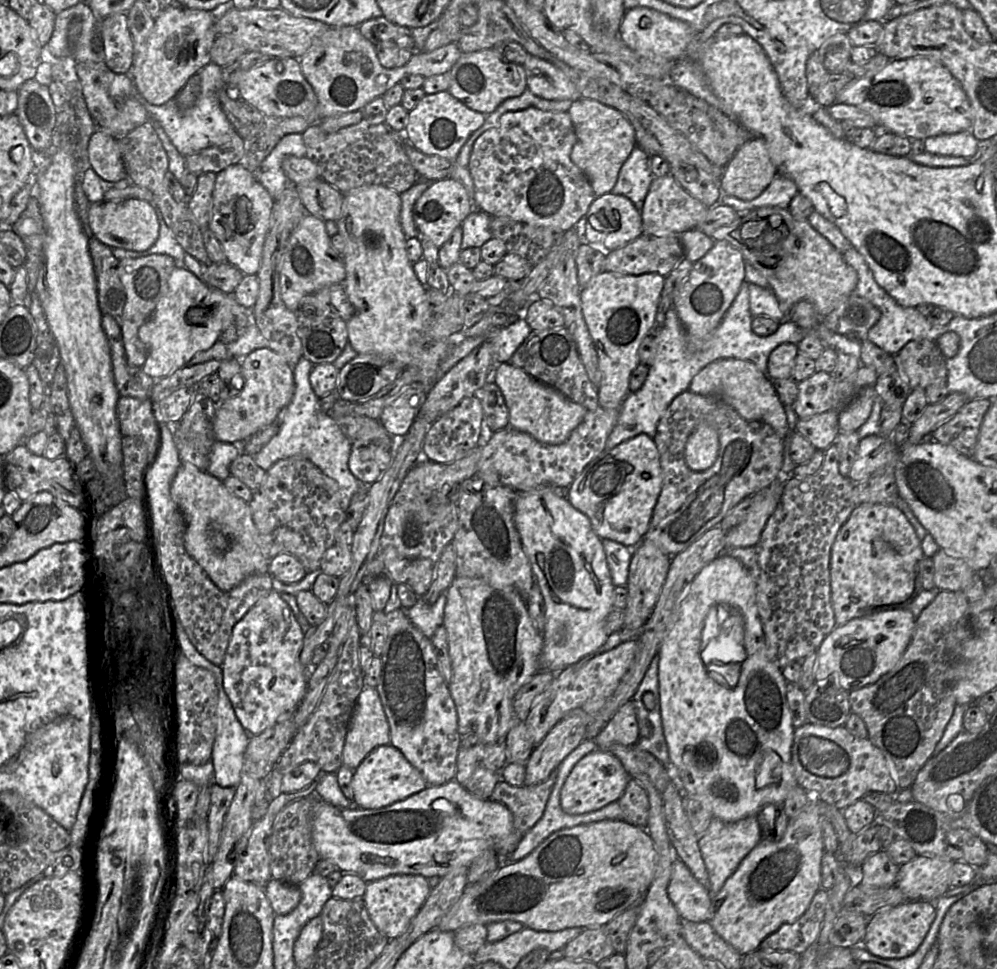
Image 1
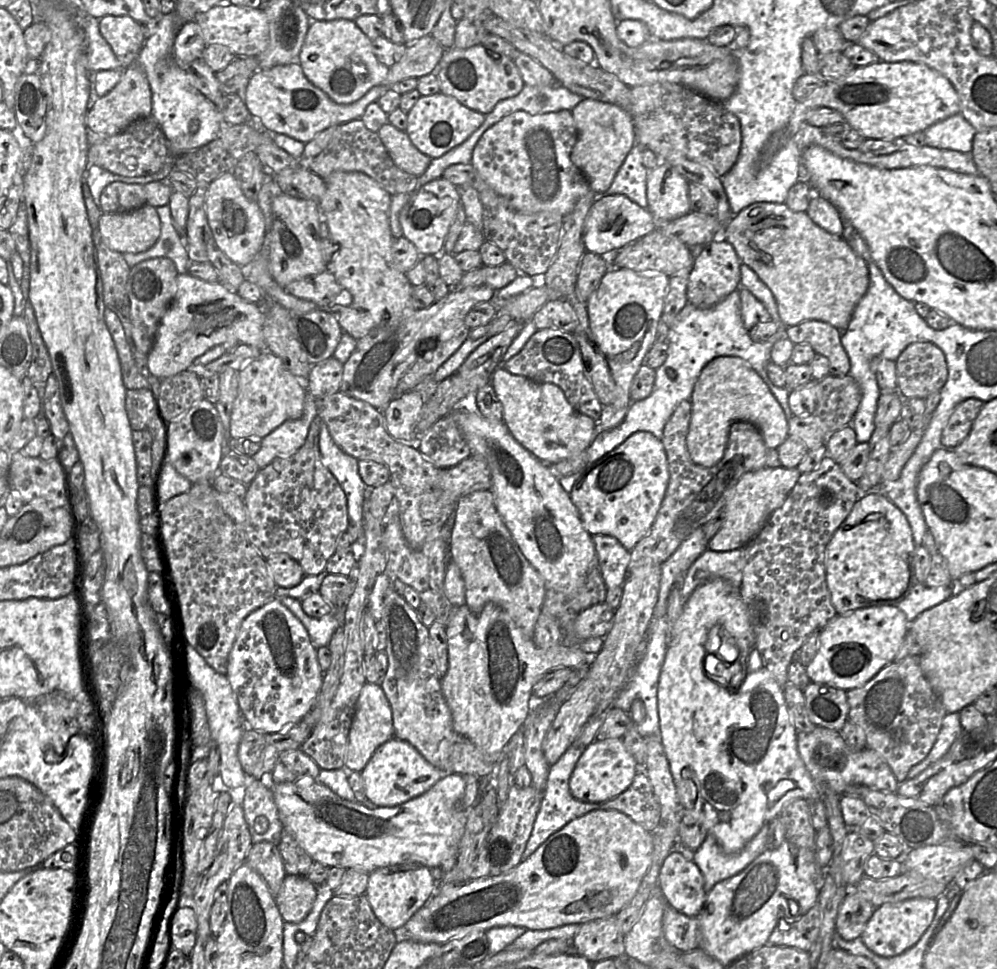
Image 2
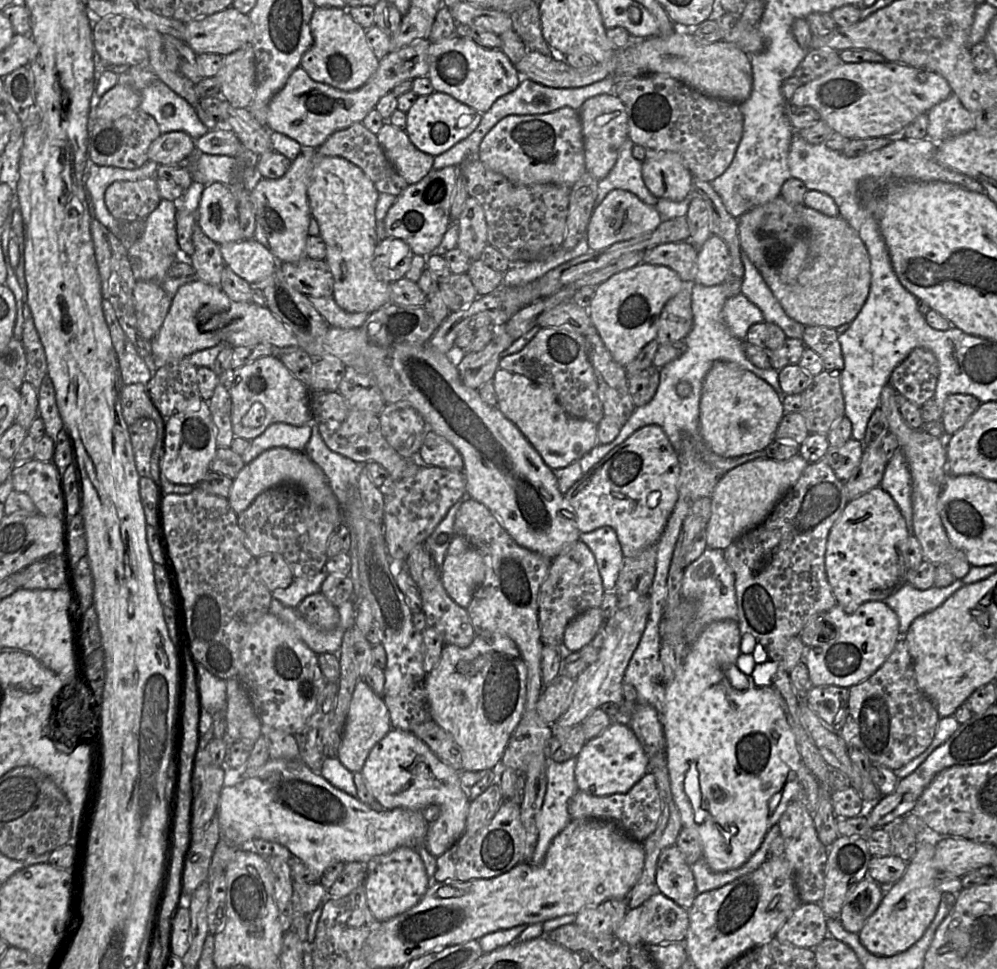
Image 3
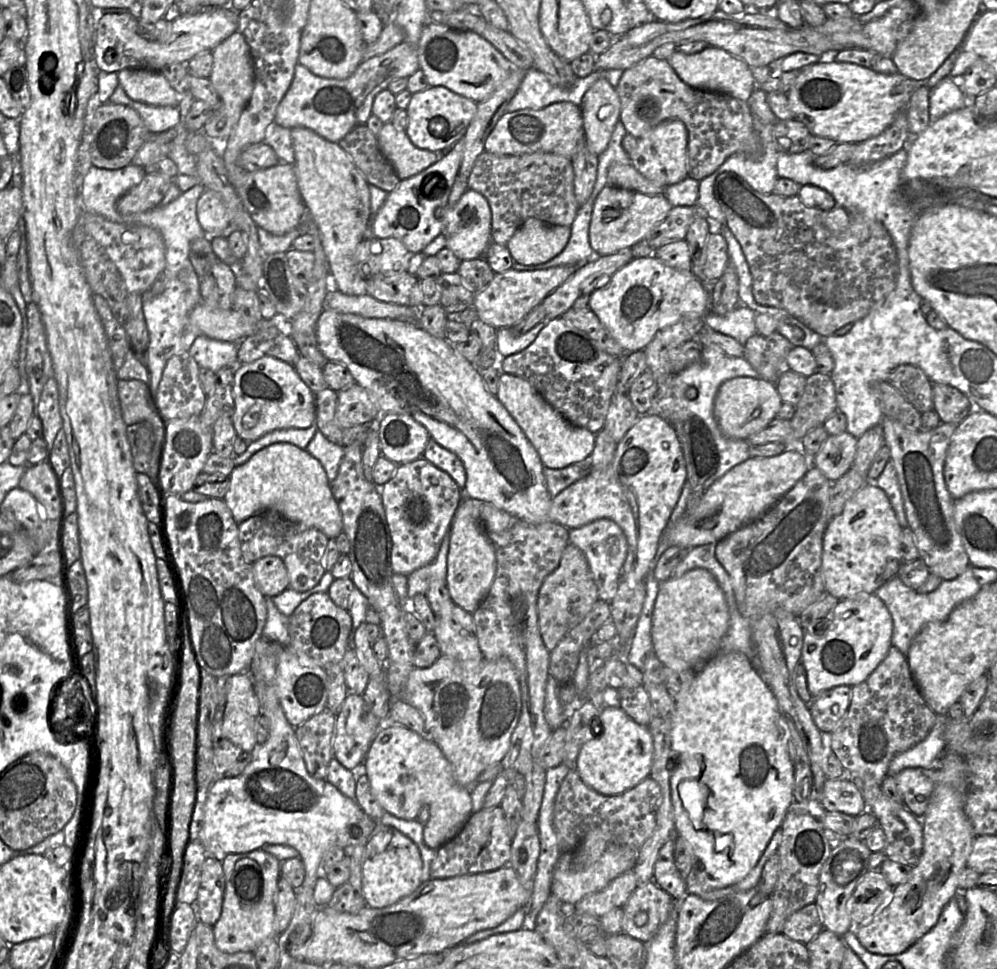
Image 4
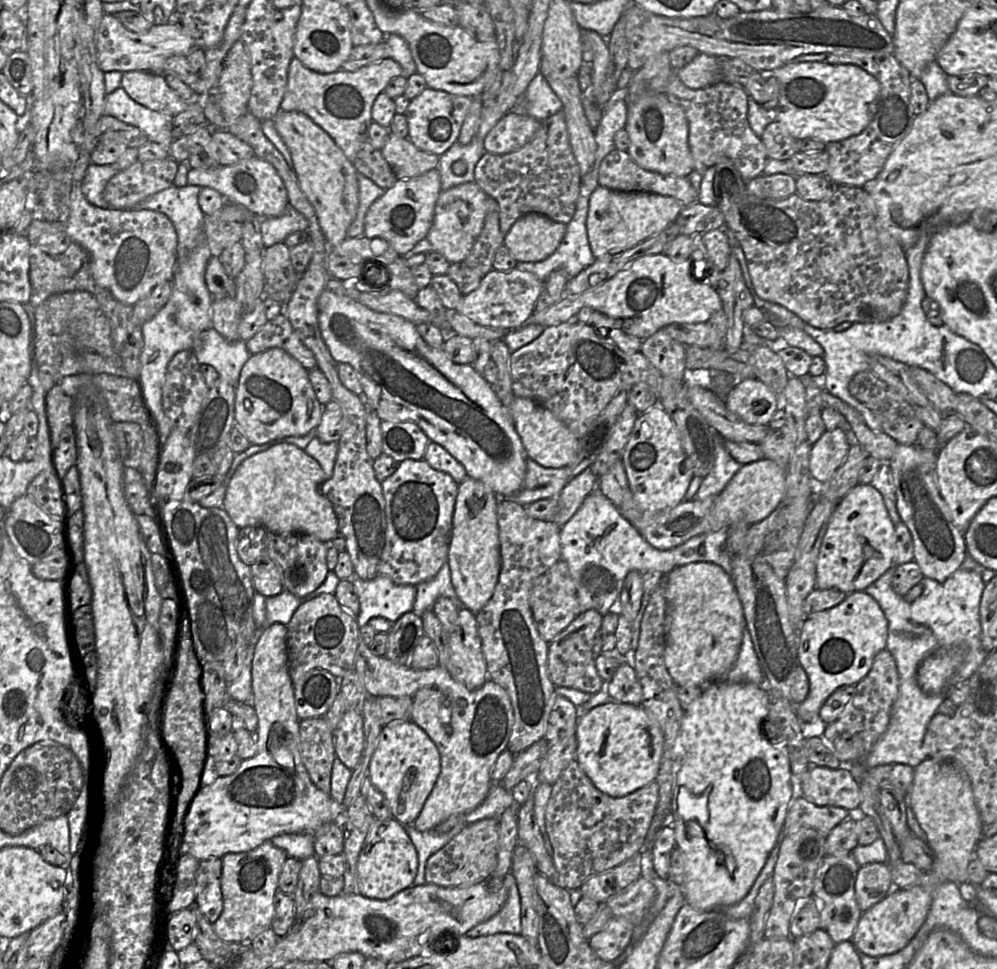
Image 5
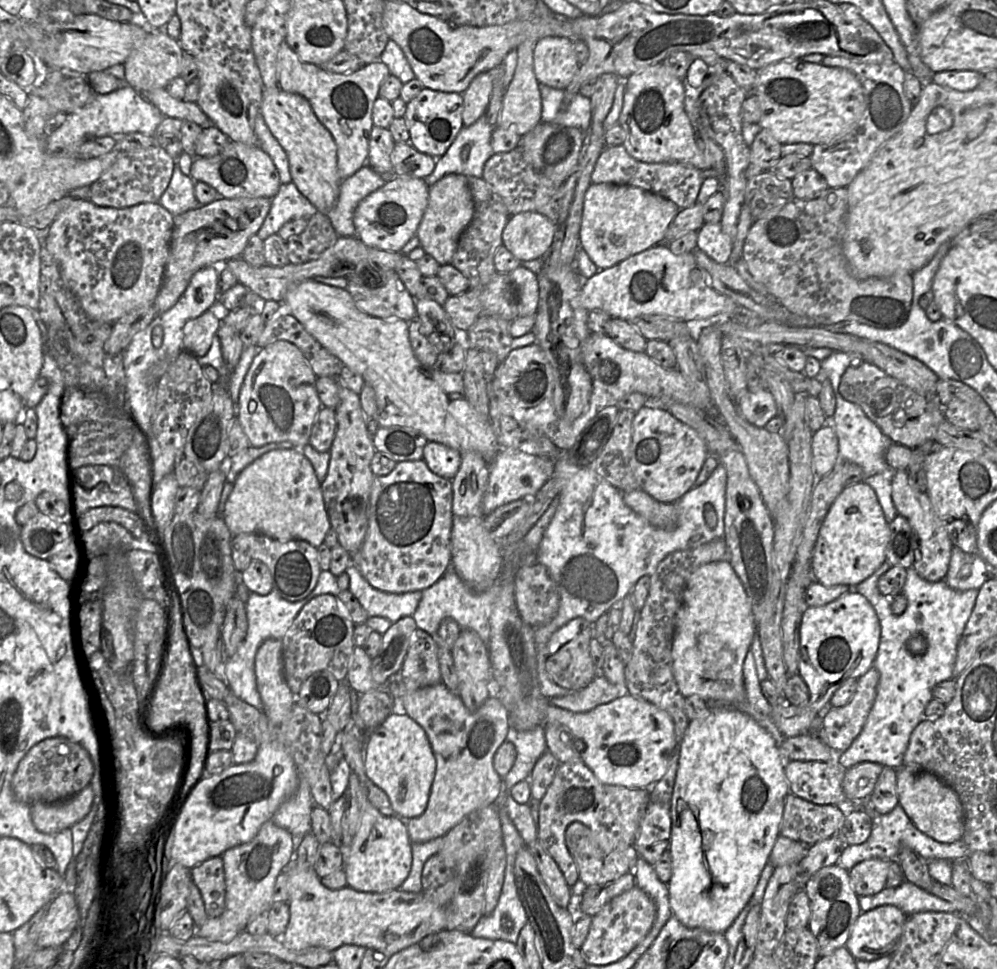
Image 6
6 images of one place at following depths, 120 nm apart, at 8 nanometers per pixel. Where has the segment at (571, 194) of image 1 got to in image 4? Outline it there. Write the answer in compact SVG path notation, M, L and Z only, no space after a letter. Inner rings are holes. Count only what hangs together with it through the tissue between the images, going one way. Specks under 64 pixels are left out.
M558 102L541 110L524 109L505 113L487 137L484 150L497 155L549 152L572 159L584 142L581 108L572 102Z

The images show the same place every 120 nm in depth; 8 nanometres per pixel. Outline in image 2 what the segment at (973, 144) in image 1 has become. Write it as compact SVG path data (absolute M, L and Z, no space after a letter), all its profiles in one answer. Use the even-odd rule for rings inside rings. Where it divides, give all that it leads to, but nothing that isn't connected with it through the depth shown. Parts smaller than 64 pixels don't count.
M958 113L925 130L925 145L970 154L977 130Z

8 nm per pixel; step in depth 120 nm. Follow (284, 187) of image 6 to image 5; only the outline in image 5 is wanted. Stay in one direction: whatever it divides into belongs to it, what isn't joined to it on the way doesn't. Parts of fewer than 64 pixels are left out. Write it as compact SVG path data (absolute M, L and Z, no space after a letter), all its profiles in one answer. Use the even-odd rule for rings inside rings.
M288 203L282 214L268 217L261 222L261 236L266 248L280 242L295 231L307 231L308 221Z

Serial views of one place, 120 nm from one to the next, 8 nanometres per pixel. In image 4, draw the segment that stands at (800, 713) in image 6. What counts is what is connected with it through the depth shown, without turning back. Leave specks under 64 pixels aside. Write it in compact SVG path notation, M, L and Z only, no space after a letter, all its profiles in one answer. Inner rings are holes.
M859 594L839 600L838 604L823 617L828 621L828 628L820 636L804 632L801 661L807 673L808 690L814 697L836 686L855 686L865 681L886 657L891 645L893 620L890 612L875 594Z

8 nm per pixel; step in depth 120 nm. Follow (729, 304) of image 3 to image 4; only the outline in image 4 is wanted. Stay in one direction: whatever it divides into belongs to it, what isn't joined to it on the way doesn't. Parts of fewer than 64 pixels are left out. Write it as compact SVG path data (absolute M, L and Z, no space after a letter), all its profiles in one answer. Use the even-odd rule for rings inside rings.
M740 303L729 313L719 315L709 310L704 317L705 326L729 335L745 346L747 340L758 333L755 324L756 312Z

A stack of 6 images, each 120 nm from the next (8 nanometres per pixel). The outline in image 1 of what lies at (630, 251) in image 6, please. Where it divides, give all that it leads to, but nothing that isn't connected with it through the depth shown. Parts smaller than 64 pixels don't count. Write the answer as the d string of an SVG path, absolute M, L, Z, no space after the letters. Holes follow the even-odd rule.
M610 192L596 197L583 217L583 241L604 251L618 249L642 234L641 211L623 195Z

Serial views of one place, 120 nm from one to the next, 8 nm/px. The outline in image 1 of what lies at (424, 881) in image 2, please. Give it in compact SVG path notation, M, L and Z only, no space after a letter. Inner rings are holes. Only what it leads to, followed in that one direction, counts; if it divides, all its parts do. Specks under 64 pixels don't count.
M397 874L368 882L362 900L377 929L389 940L401 936L426 901L431 888L421 875Z

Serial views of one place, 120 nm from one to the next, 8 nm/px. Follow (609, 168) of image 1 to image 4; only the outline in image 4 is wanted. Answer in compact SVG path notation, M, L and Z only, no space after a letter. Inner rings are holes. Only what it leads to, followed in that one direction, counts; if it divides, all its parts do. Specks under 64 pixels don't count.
M599 78L585 93L581 111L586 144L599 156L608 147L616 124L620 121L620 98L606 78Z

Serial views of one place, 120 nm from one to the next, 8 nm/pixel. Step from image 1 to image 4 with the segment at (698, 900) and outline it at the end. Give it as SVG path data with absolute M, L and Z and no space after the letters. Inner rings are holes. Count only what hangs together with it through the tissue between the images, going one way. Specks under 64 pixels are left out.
M675 838L669 839L660 849L654 866L655 883L667 892L675 902L682 902L688 893L687 882L679 873L675 860Z

